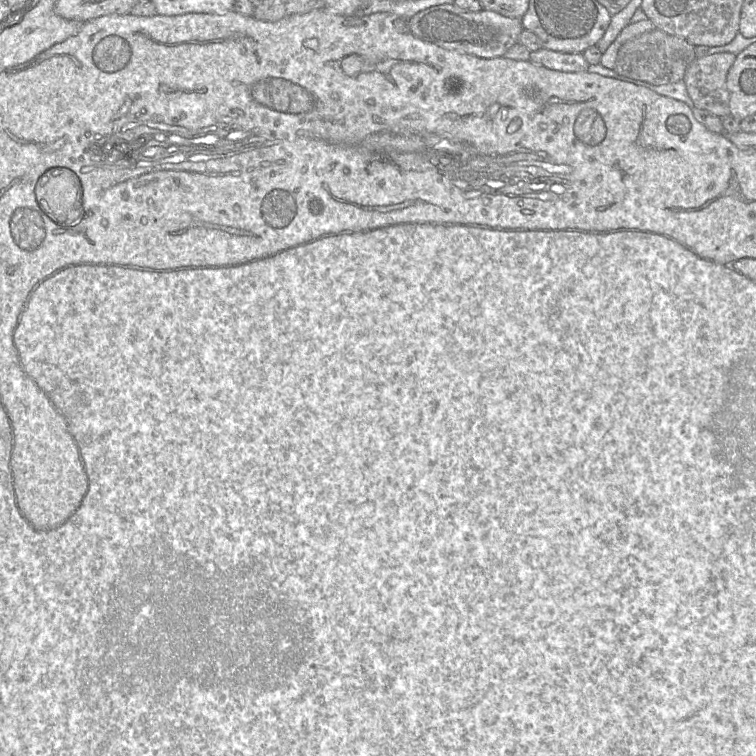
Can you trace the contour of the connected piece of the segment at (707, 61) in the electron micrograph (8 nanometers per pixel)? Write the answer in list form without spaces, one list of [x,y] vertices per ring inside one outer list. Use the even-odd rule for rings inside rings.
[[[716,53],[696,58],[686,69],[684,82],[696,108],[718,117],[730,115],[726,78],[736,55]]]

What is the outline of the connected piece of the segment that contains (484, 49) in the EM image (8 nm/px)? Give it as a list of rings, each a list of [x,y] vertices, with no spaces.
[[[454,3],[441,4],[422,10],[410,18],[412,34],[442,48],[474,55],[480,58],[501,57],[515,43],[523,31],[522,21],[482,9],[469,11]]]

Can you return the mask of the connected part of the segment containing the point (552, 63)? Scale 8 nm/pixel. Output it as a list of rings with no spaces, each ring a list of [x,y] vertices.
[[[541,48],[531,52],[532,63],[560,72],[585,72],[589,63],[583,53],[564,53]]]

